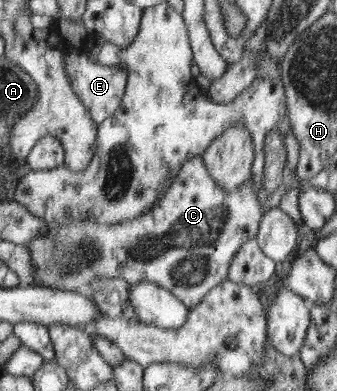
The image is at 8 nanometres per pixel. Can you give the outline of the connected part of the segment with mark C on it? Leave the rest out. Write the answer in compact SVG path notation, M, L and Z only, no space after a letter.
M201 156L192 158L177 174L175 182L172 187L167 190L159 202L154 206L150 213L143 214L141 217L119 224L101 224L95 220L88 218L87 221L74 221L73 223L64 224L49 224L50 230L46 233L45 237L38 237L33 242L26 245L30 248L31 263L33 263L33 269L35 269L35 278L33 278L33 284L39 284L42 286L51 287L54 289L81 291L84 294L90 294L90 290L93 286L93 282L99 279L99 277L121 277L128 283L133 285L139 284L141 281L153 281L158 285L165 287L167 290L172 291L174 295L179 297L189 309L193 309L195 306L200 305L209 292L220 282L229 281L229 267L232 265L233 257L239 253L241 246L245 242L251 239L256 239L256 235L259 233L260 223L264 217L265 210L260 206L259 190L256 190L255 183L252 182L252 178L246 181L241 188L229 193L228 190L221 188L212 176L208 174L207 168L204 166L204 159Z

